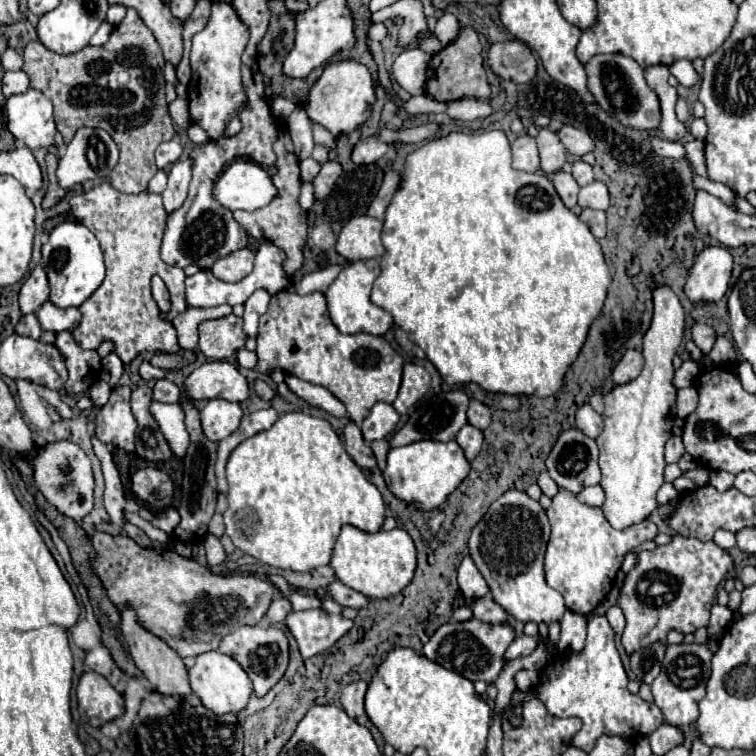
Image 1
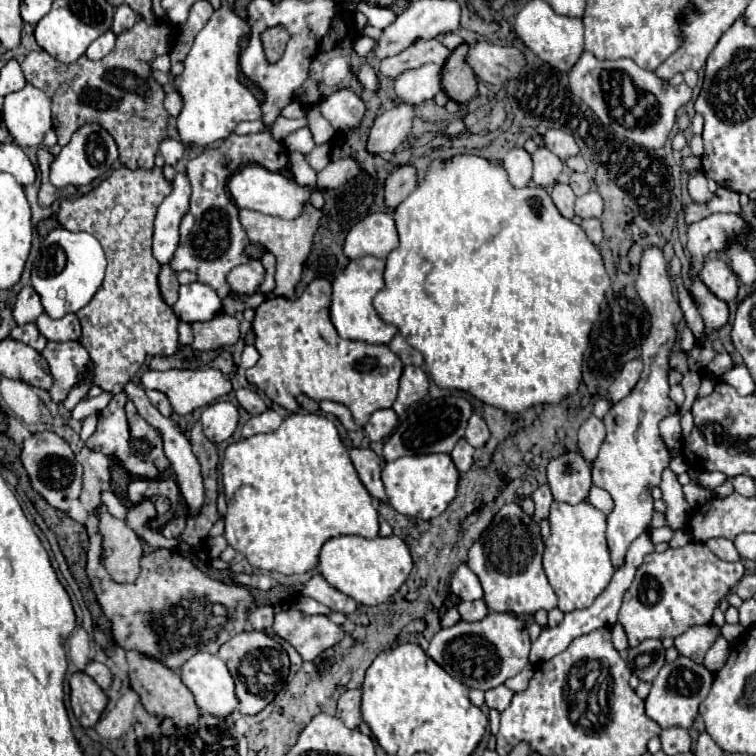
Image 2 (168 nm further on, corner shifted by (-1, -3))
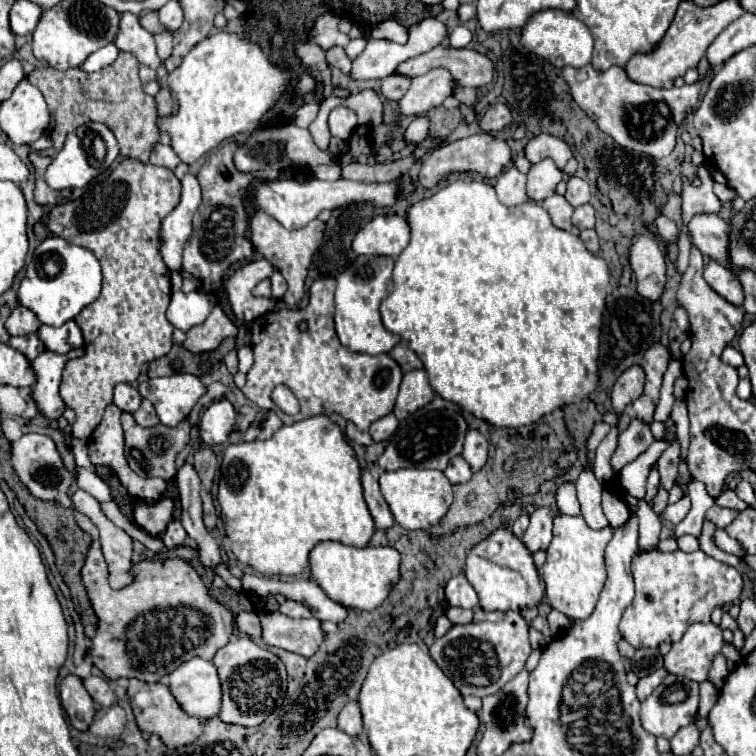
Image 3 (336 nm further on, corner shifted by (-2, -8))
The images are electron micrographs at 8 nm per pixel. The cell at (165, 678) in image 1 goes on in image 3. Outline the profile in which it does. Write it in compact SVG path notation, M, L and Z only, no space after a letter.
M129 680L127 696L129 696L129 704L135 714L139 730L147 732L147 734L157 734L169 750L193 744L201 736L201 730L203 730L201 720L185 716L185 712L181 712L181 706L177 704L177 700L173 700L173 696L165 684L159 684L159 682L145 684L141 680Z

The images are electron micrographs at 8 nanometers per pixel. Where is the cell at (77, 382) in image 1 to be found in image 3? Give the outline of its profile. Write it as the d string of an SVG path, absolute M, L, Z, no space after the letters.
M83 348L67 352L63 356L45 350L41 356L37 356L37 360L31 362L31 368L37 376L37 380L31 388L31 396L37 404L39 414L43 414L45 418L53 420L53 418L59 418L63 414L65 402L59 396L59 382L61 382L63 366L67 364L67 360L79 358L83 354L85 354Z

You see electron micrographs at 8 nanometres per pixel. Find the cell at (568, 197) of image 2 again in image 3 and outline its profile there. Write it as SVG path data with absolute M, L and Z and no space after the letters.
M549 196L541 202L541 206L549 212L553 224L561 230L571 230L571 214L573 214L573 208L571 204L565 200L565 196Z

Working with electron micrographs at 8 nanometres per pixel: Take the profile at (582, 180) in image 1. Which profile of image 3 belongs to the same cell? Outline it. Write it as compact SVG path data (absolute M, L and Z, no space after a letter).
M571 176L571 178L567 180L565 198L567 198L567 202L569 202L573 208L577 208L577 206L589 202L589 198L591 198L591 188L589 188L589 184L587 184L585 180L581 180L581 178L577 178L577 176Z

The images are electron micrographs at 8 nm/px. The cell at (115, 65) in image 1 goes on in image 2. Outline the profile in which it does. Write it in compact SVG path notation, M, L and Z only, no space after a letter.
M138 19L134 27L122 31L112 53L100 61L82 55L74 63L60 63L46 51L30 51L22 61L26 81L42 89L52 101L52 121L58 145L64 147L72 133L86 125L102 125L116 141L120 163L128 169L152 169L158 145L168 137L168 111L164 109L164 89L152 75L152 61L170 49L170 27L148 25Z

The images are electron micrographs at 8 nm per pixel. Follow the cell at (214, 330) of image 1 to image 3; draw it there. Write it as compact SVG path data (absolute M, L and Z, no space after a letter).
M215 304L207 320L199 326L193 326L191 330L185 332L187 338L183 346L197 354L197 352L209 352L215 350L223 338L227 336L237 336L237 326L231 322L231 318L225 314L221 304Z

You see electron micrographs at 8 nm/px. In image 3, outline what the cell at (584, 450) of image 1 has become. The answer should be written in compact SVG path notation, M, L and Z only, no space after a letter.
M565 482L557 490L557 506L559 506L561 514L567 514L567 516L579 516L581 514L577 494L575 494L575 486L571 482Z

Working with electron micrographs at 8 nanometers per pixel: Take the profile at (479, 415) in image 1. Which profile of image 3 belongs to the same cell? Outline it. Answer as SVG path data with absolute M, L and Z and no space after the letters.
M469 430L467 432L461 456L471 466L473 472L479 472L485 466L485 462L487 462L487 446L489 446L487 438L483 434L479 434L479 430Z

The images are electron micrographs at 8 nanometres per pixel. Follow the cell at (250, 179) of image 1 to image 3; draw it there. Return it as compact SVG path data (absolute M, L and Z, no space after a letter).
M403 176L401 180L391 180L391 182L353 182L353 180L335 180L335 182L323 182L323 180L309 180L309 182L297 182L297 180L273 180L273 182L261 182L255 190L255 204L259 210L269 212L269 216L277 218L285 228L303 228L311 220L319 216L321 210L335 210L351 202L369 202L377 208L393 206L399 198L407 198L409 194L415 192L415 186L409 176Z

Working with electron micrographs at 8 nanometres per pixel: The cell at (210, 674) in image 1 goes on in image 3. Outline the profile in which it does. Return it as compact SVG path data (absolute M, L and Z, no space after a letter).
M193 658L167 676L167 686L185 714L213 718L221 708L221 684L213 662Z

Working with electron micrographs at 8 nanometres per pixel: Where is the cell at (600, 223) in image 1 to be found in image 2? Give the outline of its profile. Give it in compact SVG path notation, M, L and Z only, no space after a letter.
M582 219L582 229L586 231L586 235L592 243L600 245L600 241L602 241L602 223L600 223L600 219Z

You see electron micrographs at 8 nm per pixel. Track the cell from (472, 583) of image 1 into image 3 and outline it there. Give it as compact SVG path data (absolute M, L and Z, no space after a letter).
M459 574L447 582L445 598L447 598L449 606L459 606L459 608L475 608L479 604L477 592L473 590L473 586L467 582L467 578L463 574Z

